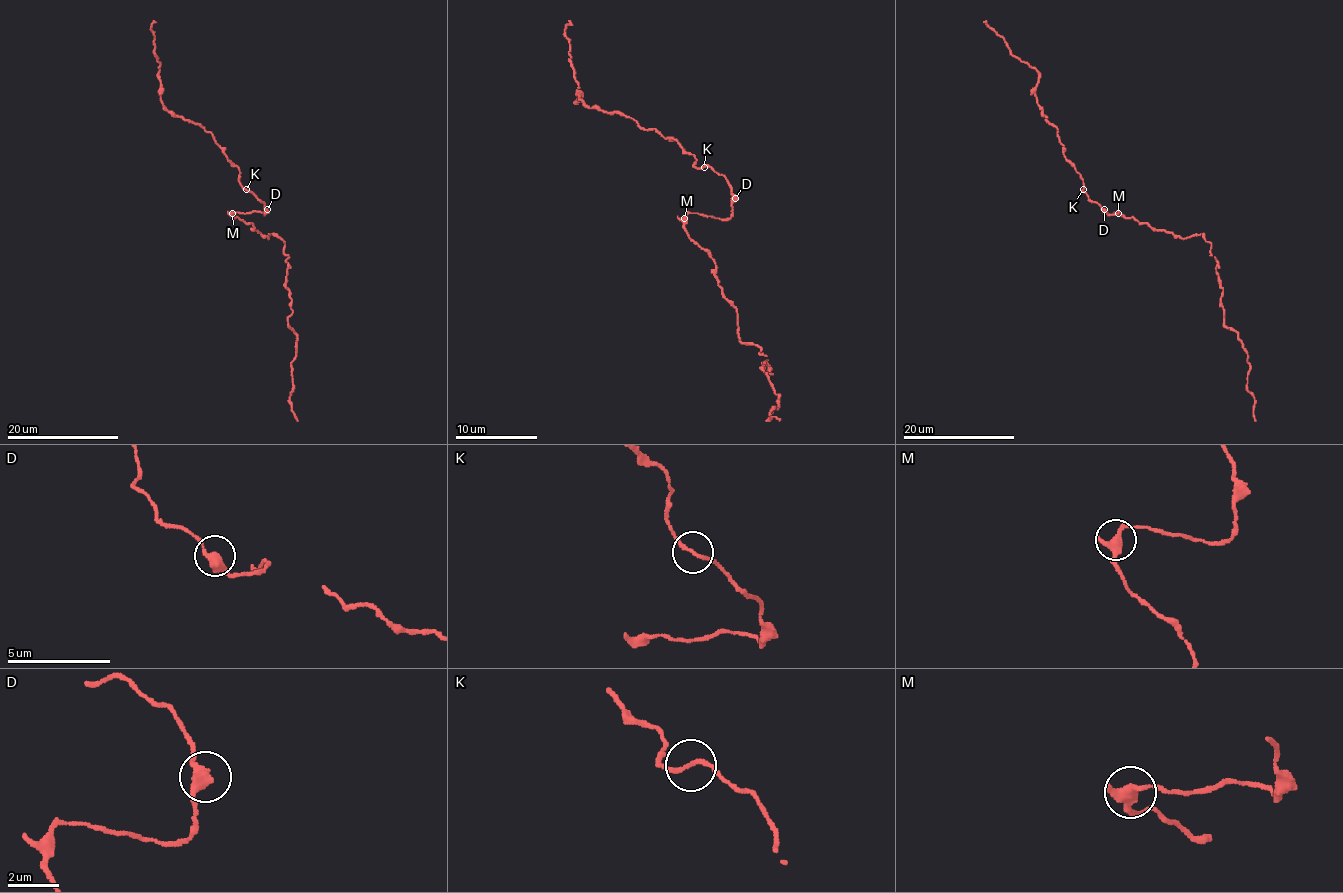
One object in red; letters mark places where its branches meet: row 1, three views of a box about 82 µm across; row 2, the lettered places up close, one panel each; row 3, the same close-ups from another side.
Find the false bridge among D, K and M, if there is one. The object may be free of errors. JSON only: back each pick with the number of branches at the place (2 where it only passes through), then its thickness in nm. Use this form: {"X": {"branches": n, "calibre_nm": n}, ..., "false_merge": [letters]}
{"false_merge": []}

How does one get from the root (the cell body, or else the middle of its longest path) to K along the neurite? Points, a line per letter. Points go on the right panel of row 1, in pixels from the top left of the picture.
K: (1115, 212), (1107, 213), (1090, 201), (1083, 190)

